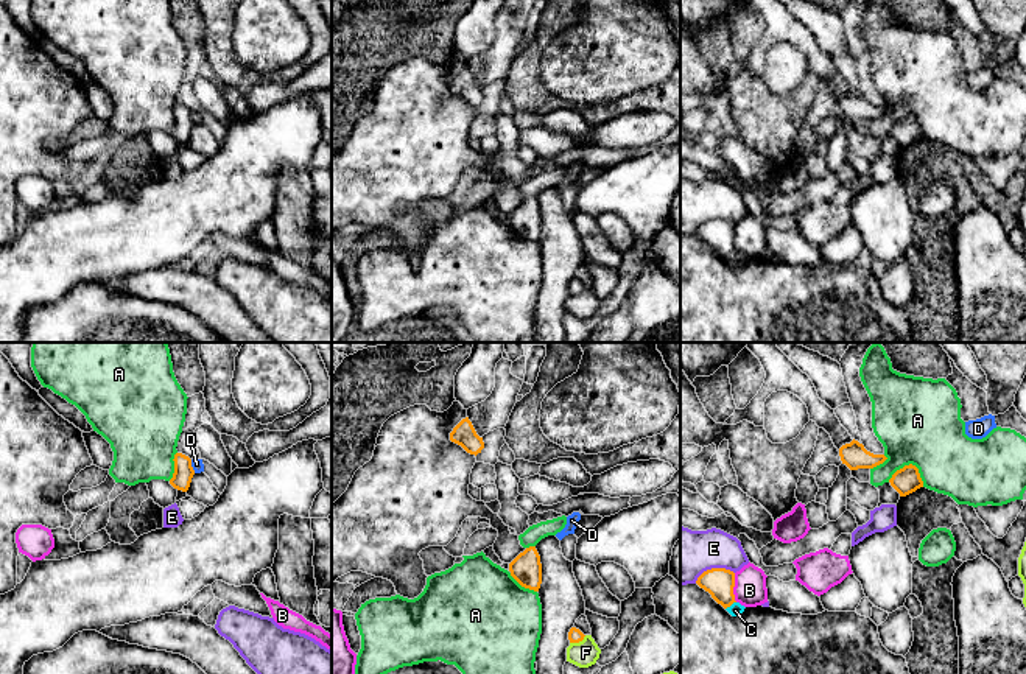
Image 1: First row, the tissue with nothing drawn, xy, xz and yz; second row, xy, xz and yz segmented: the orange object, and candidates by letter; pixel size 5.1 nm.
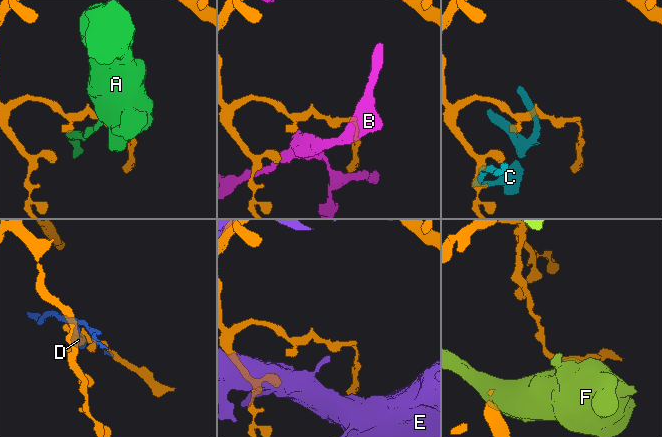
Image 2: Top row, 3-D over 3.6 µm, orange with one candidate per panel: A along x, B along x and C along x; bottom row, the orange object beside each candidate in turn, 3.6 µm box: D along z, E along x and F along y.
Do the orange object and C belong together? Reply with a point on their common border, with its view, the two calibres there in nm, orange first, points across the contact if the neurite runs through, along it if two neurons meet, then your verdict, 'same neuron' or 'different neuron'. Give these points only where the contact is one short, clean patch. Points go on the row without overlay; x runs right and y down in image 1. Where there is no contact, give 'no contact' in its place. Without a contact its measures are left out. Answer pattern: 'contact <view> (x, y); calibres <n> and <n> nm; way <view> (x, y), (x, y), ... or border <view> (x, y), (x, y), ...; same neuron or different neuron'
contact yz (730, 256); calibres 150 and 70 nm; border yz (735, 252), (726, 260); different neuron

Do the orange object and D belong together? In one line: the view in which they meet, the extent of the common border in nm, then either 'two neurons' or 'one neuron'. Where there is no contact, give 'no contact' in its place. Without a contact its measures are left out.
xy | 80 nm | two neurons

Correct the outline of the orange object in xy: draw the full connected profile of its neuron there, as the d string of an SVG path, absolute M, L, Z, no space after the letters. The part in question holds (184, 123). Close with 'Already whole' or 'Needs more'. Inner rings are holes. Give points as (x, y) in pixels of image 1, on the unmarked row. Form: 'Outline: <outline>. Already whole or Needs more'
Outline: M176 104L173 112L174 125L170 135L177 142L187 143L195 126L191 111L182 104Z. Already whole

